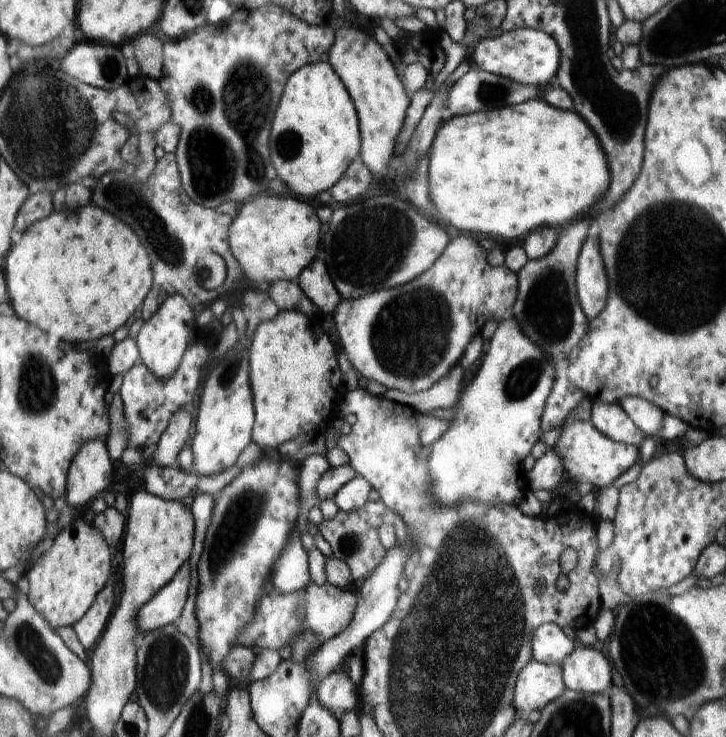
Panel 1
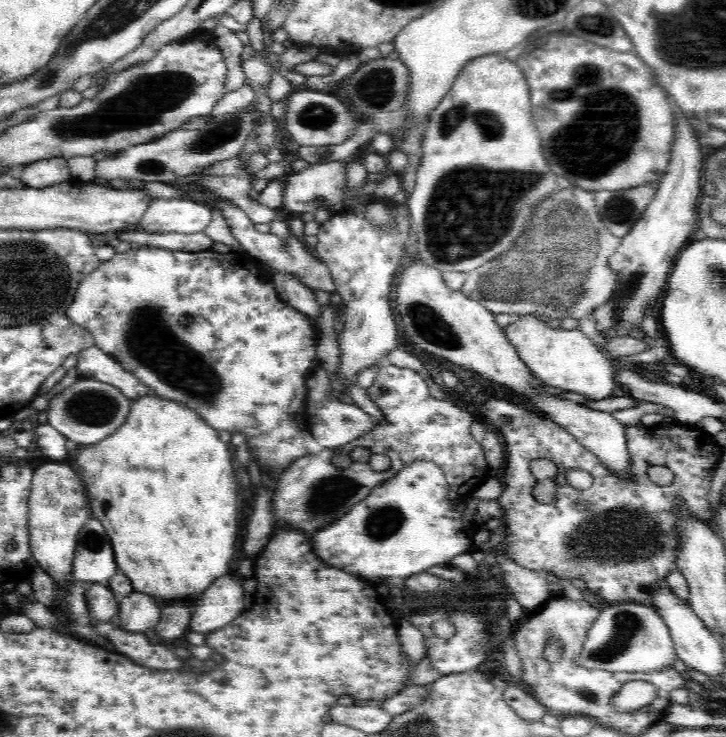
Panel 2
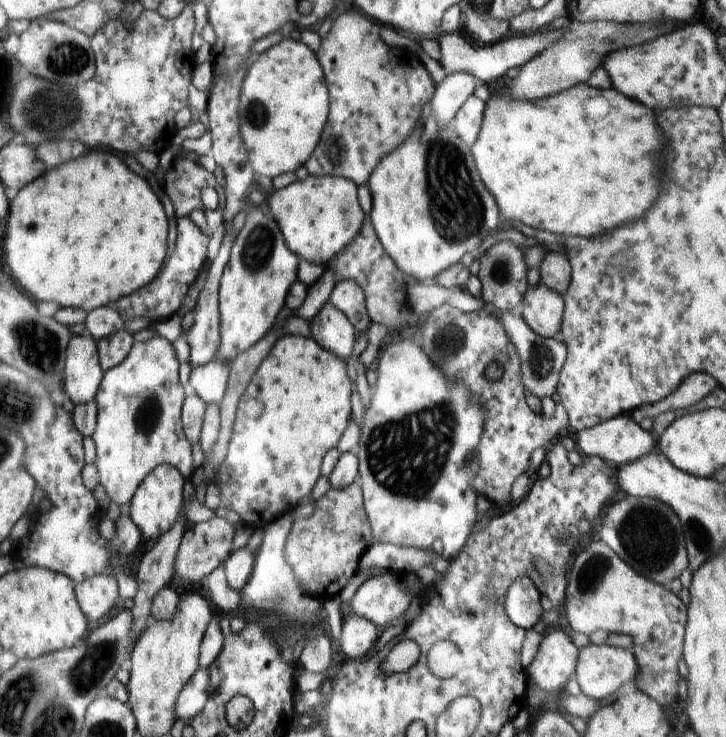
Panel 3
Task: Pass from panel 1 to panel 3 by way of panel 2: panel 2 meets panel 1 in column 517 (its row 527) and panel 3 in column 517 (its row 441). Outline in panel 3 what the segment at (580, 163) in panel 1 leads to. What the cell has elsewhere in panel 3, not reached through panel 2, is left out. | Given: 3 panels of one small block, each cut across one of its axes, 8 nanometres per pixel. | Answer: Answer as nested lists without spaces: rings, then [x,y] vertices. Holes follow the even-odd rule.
[[[588,83],[577,84],[572,88],[567,88],[556,95],[540,98],[538,101],[530,100],[509,100],[508,92],[491,96],[483,112],[483,121],[476,142],[472,145],[471,153],[474,158],[480,180],[485,184],[488,192],[496,198],[502,219],[507,221],[522,222],[526,226],[538,228],[538,230],[548,230],[560,234],[564,237],[581,236],[584,238],[597,237],[630,220],[638,220],[644,216],[648,208],[652,208],[654,200],[660,194],[660,154],[664,148],[658,148],[660,130],[652,118],[652,110],[642,106],[640,102],[620,94],[614,87],[601,89],[591,87]]]

